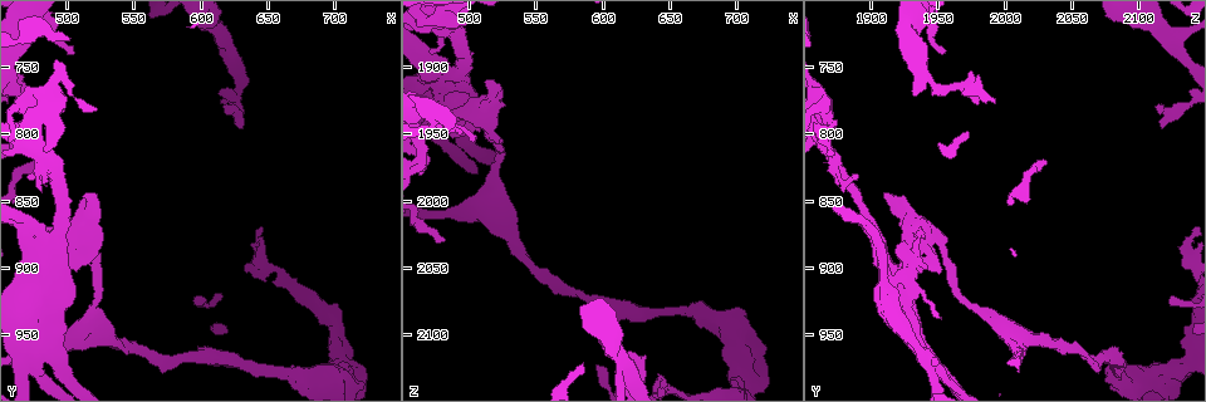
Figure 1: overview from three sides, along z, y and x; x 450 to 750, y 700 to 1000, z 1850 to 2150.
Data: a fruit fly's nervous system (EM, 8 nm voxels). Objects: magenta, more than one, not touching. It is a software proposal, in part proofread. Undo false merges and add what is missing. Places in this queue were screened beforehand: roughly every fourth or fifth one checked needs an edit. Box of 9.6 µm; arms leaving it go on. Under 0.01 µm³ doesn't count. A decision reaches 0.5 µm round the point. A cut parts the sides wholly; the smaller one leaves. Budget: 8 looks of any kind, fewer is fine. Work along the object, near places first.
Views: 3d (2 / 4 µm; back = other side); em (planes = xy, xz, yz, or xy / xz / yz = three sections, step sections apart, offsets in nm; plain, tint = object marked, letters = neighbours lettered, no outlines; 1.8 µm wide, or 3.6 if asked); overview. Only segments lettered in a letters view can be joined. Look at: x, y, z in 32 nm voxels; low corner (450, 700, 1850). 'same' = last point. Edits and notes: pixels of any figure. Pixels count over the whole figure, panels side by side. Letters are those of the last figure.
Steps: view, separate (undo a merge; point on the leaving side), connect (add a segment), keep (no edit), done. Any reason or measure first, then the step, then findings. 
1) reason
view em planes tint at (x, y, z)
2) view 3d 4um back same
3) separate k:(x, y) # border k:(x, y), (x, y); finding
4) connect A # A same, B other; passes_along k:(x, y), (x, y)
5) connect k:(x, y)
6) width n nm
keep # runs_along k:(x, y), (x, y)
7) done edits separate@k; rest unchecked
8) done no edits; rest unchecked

thick turns thin
view 3d 4um at (590, 966, 2074)

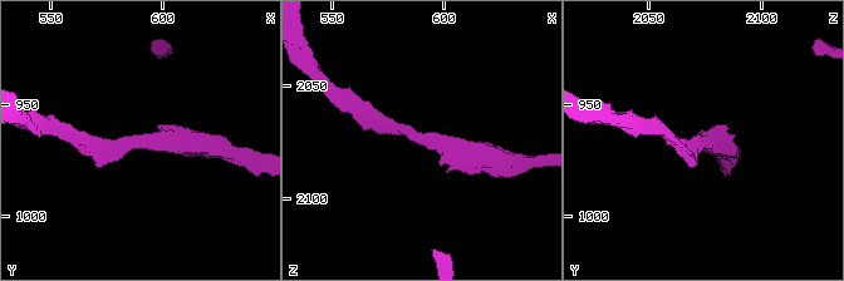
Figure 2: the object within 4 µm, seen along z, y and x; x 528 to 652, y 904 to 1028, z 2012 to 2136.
arm_widths 180, 360 nm
view em planes letters at (590, 968, 2074)

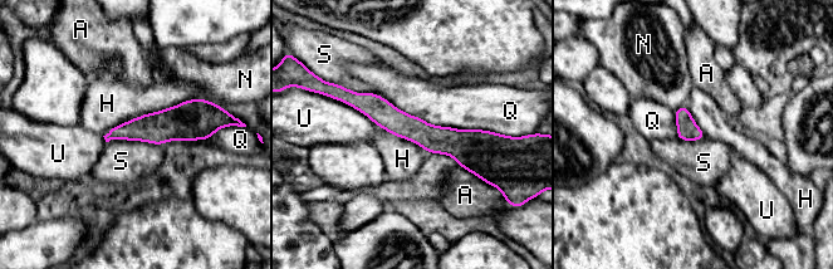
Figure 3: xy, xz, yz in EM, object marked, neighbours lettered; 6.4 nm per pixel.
width 140 nm
keep # A other, H other, N other, Q other, S other, U other; runs_along 3:(346, 98), (432, 138), (488, 138); one cell here

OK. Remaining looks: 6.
thin neck
view 3d 2um at (646, 972, 2080)

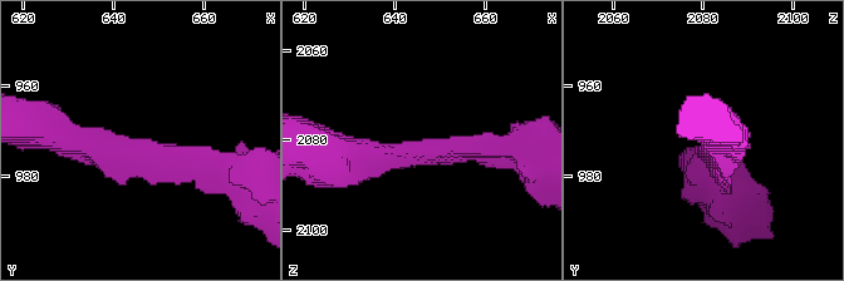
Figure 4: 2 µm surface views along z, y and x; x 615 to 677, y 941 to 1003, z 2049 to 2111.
arm_widths 240, 300 nm; need the tissue
view em planes letters at (648, 974, 2081)

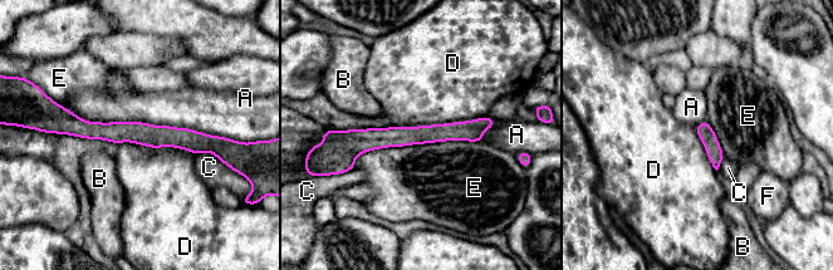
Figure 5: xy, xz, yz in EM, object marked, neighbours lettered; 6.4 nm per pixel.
width 100 nm
keep # A other, B other, C other, D other, E other, F other; runs_along 5:(64, 126), (189, 140), (215, 138); one cell here

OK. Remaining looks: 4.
closes a loop
view em xy step 8 tint at (482, 952, 1932)

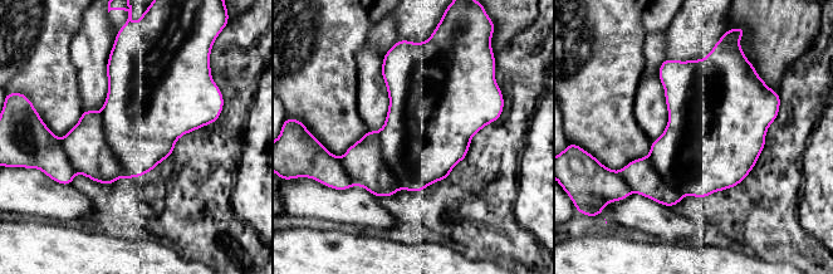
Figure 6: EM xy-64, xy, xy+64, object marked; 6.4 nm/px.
another direction
view em planes tint same

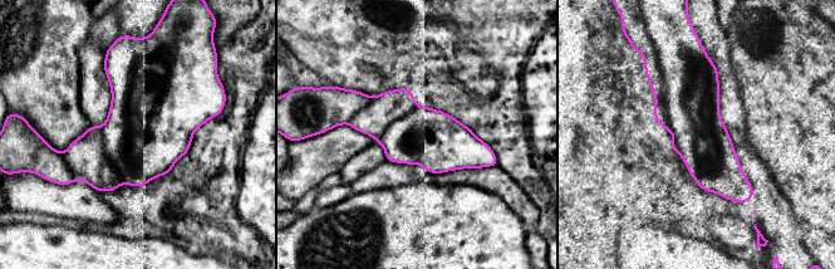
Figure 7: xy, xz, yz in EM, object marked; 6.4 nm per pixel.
view em planes letters same

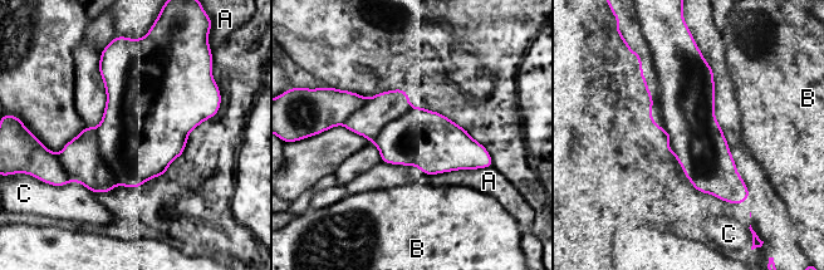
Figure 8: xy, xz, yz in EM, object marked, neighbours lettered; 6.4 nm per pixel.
width 380 nm
separate 8:(687, 94) # A other, B other, C other; part_leaving 8:(687, 59), (690, 126), (730, 200); two cells meet here

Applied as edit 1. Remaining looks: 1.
done edits separate@8; rest unchecked

